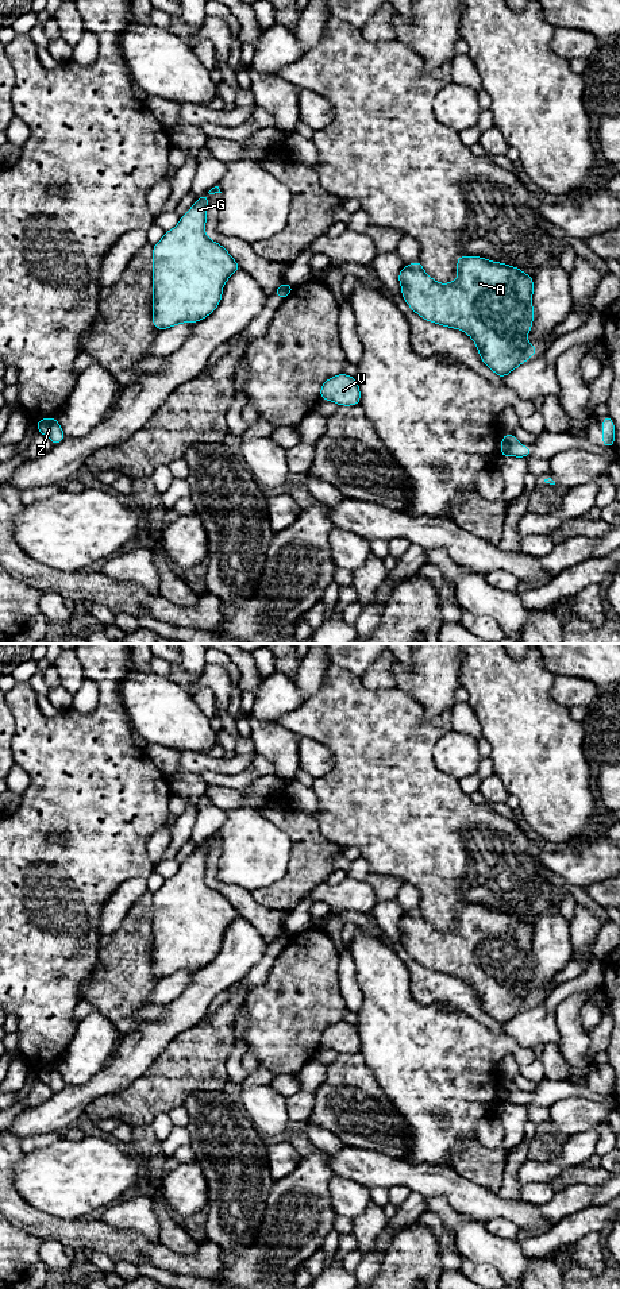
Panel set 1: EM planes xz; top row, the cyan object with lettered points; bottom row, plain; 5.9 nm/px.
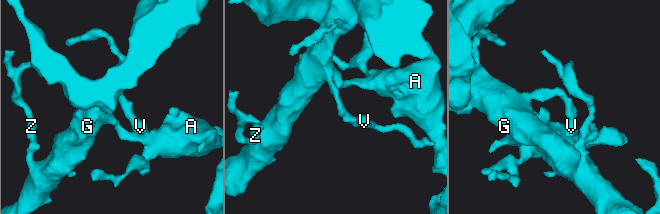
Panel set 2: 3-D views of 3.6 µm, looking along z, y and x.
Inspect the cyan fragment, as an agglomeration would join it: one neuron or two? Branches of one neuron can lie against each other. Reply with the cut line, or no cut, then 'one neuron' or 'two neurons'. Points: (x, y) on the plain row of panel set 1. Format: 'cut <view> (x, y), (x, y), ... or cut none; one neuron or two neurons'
cut xz (284, 931), (274, 941); two neurons

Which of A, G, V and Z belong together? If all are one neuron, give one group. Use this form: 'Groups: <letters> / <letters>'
Groups: A / G V Z

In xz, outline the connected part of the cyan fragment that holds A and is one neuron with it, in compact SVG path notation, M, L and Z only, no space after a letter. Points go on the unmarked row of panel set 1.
M473 903L458 904L457 921L454 930L439 931L416 908L404 914L397 926L403 945L415 961L469 983L486 1015L505 1026L536 1002L538 993L527 989L534 969L534 926L515 914Z

